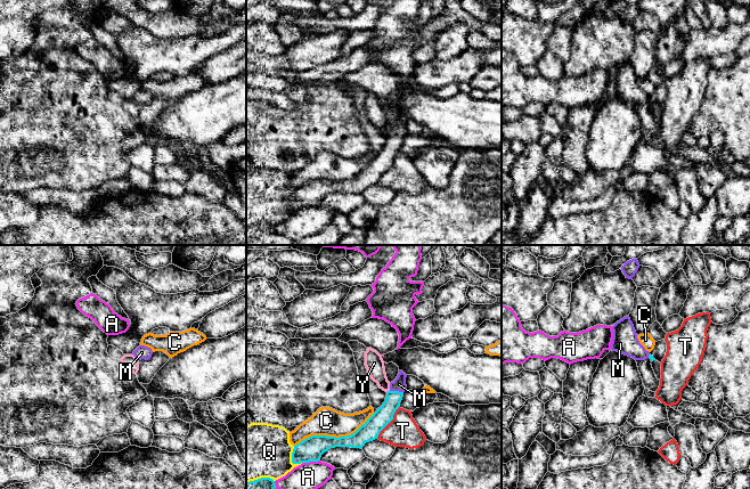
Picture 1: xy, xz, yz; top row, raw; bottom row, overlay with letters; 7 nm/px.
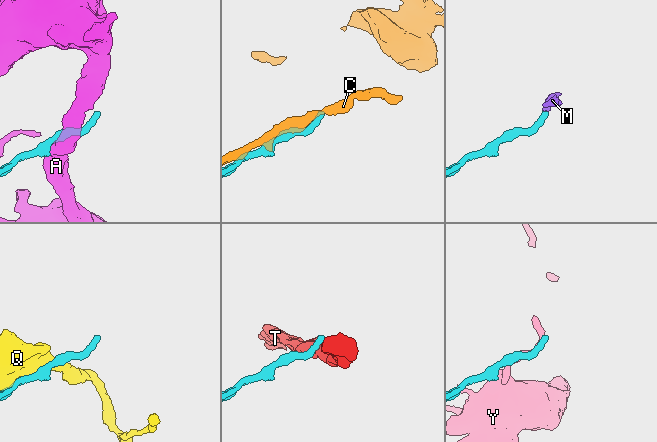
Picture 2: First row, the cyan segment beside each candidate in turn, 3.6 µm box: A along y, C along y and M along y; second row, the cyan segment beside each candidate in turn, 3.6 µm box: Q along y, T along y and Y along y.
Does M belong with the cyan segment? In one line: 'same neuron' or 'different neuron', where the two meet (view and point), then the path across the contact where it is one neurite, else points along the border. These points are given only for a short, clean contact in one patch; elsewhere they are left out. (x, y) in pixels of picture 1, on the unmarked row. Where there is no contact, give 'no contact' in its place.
same neuron; contact xz (397, 136); way xz (384, 159), (397, 136), (399, 129)

